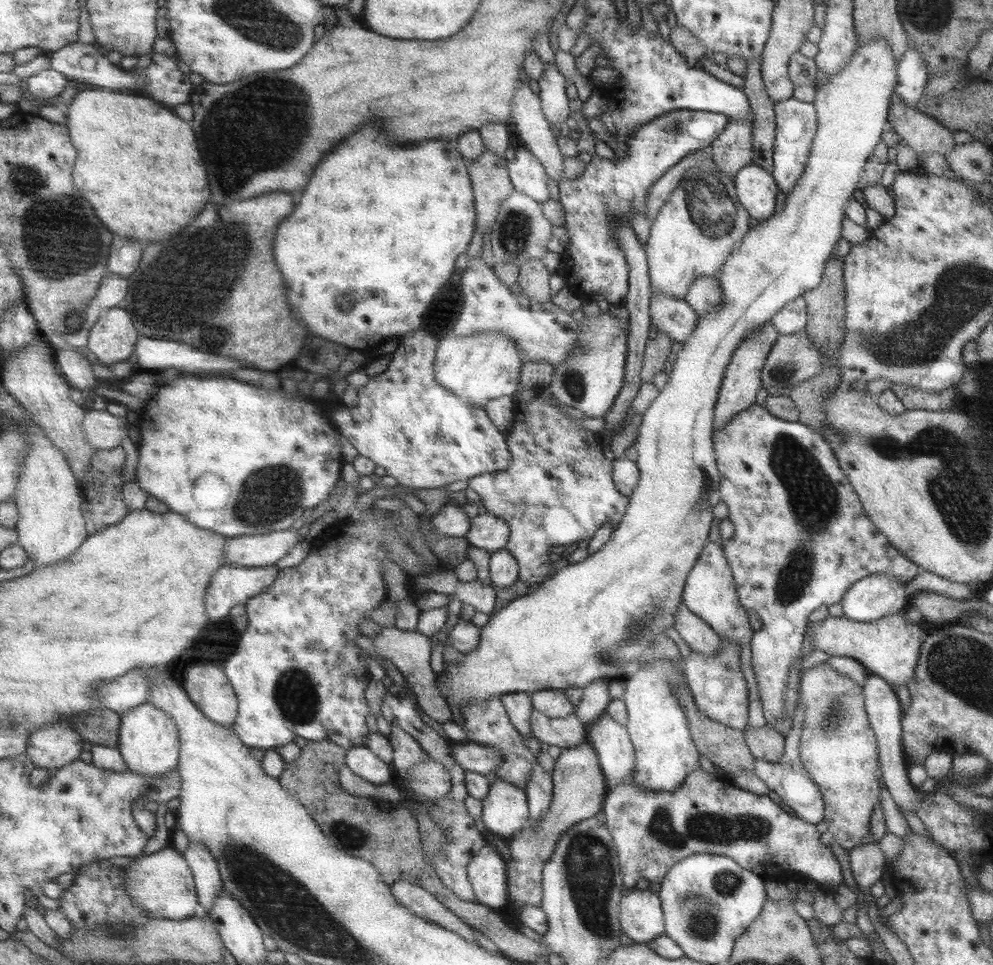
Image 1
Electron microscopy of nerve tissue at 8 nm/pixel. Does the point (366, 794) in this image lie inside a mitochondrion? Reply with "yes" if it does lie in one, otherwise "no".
no

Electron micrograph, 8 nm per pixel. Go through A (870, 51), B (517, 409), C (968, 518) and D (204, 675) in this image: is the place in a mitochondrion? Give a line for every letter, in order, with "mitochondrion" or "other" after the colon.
A: other
B: other
C: mitochondrion
D: other

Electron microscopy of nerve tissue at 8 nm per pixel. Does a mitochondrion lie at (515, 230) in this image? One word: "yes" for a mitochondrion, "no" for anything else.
yes

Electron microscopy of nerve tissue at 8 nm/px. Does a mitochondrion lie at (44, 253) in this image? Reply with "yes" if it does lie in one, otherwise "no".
yes

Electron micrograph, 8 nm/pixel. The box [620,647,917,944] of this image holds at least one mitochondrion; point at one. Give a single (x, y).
(711, 827)

